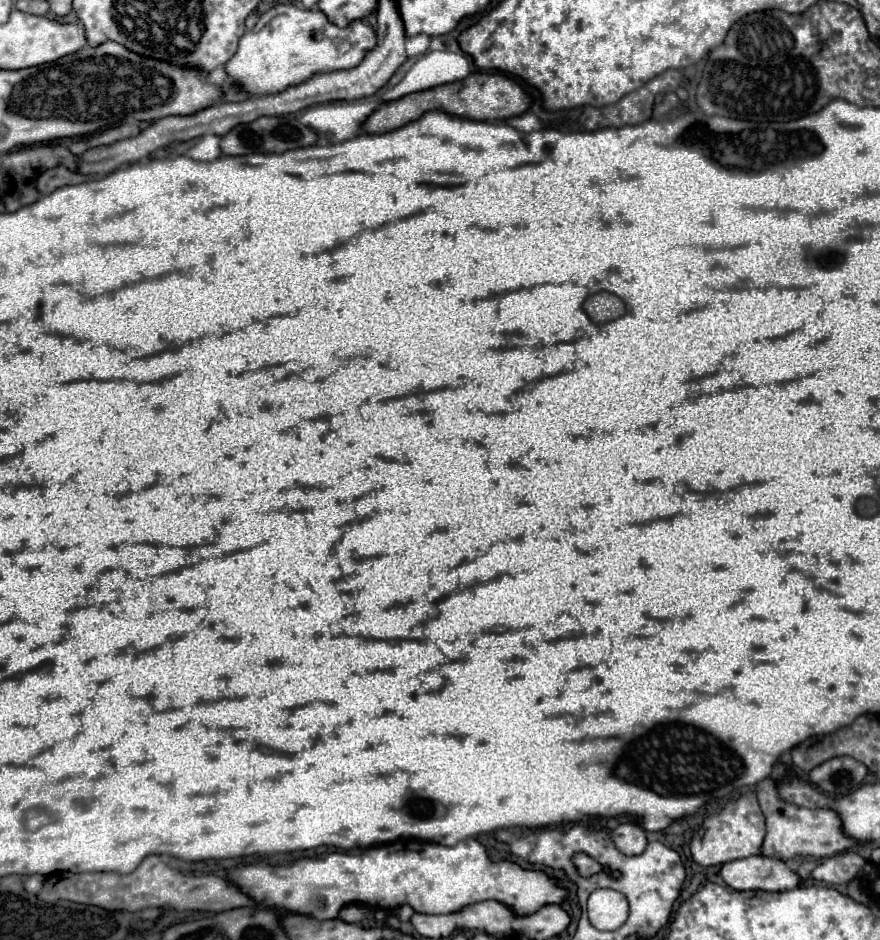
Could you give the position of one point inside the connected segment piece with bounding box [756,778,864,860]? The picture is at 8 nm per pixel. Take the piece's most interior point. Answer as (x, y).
(791, 831)

